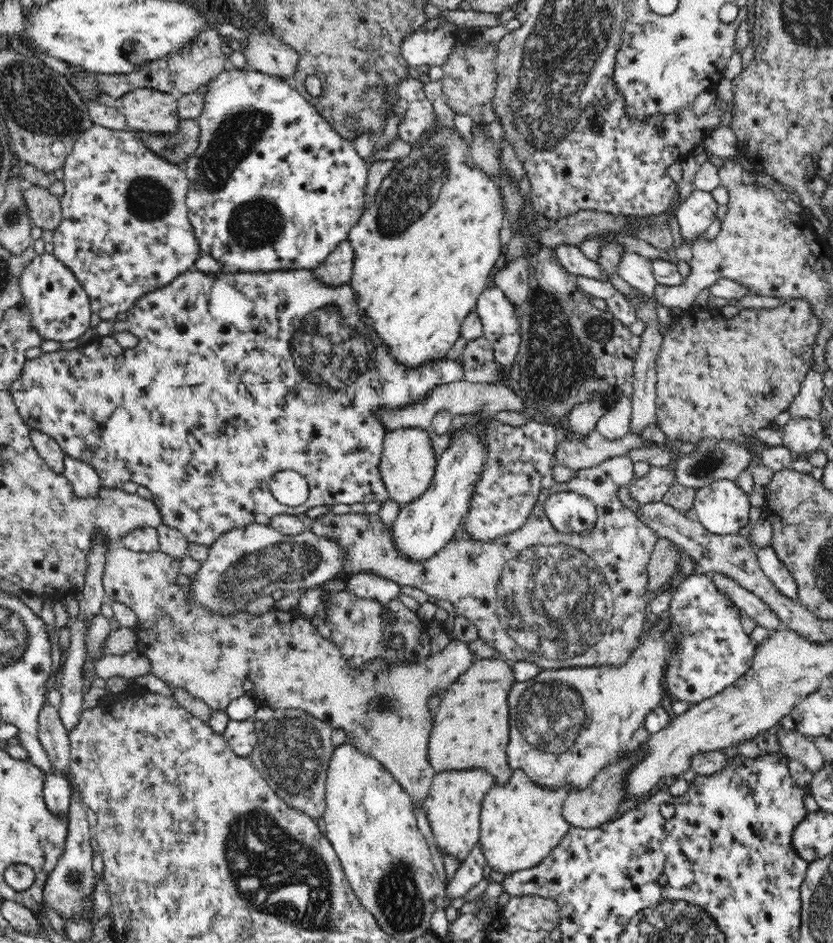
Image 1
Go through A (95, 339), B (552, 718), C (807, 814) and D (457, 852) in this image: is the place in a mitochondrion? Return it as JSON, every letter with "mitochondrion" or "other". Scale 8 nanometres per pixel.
{"A":"other","B":"mitochondrion","C":"other","D":"other"}

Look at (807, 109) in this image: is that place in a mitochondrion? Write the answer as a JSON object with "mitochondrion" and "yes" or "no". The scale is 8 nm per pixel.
{"mitochondrion":"no"}

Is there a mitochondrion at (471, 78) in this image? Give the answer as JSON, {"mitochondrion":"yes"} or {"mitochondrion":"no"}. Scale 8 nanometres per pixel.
{"mitochondrion":"no"}

